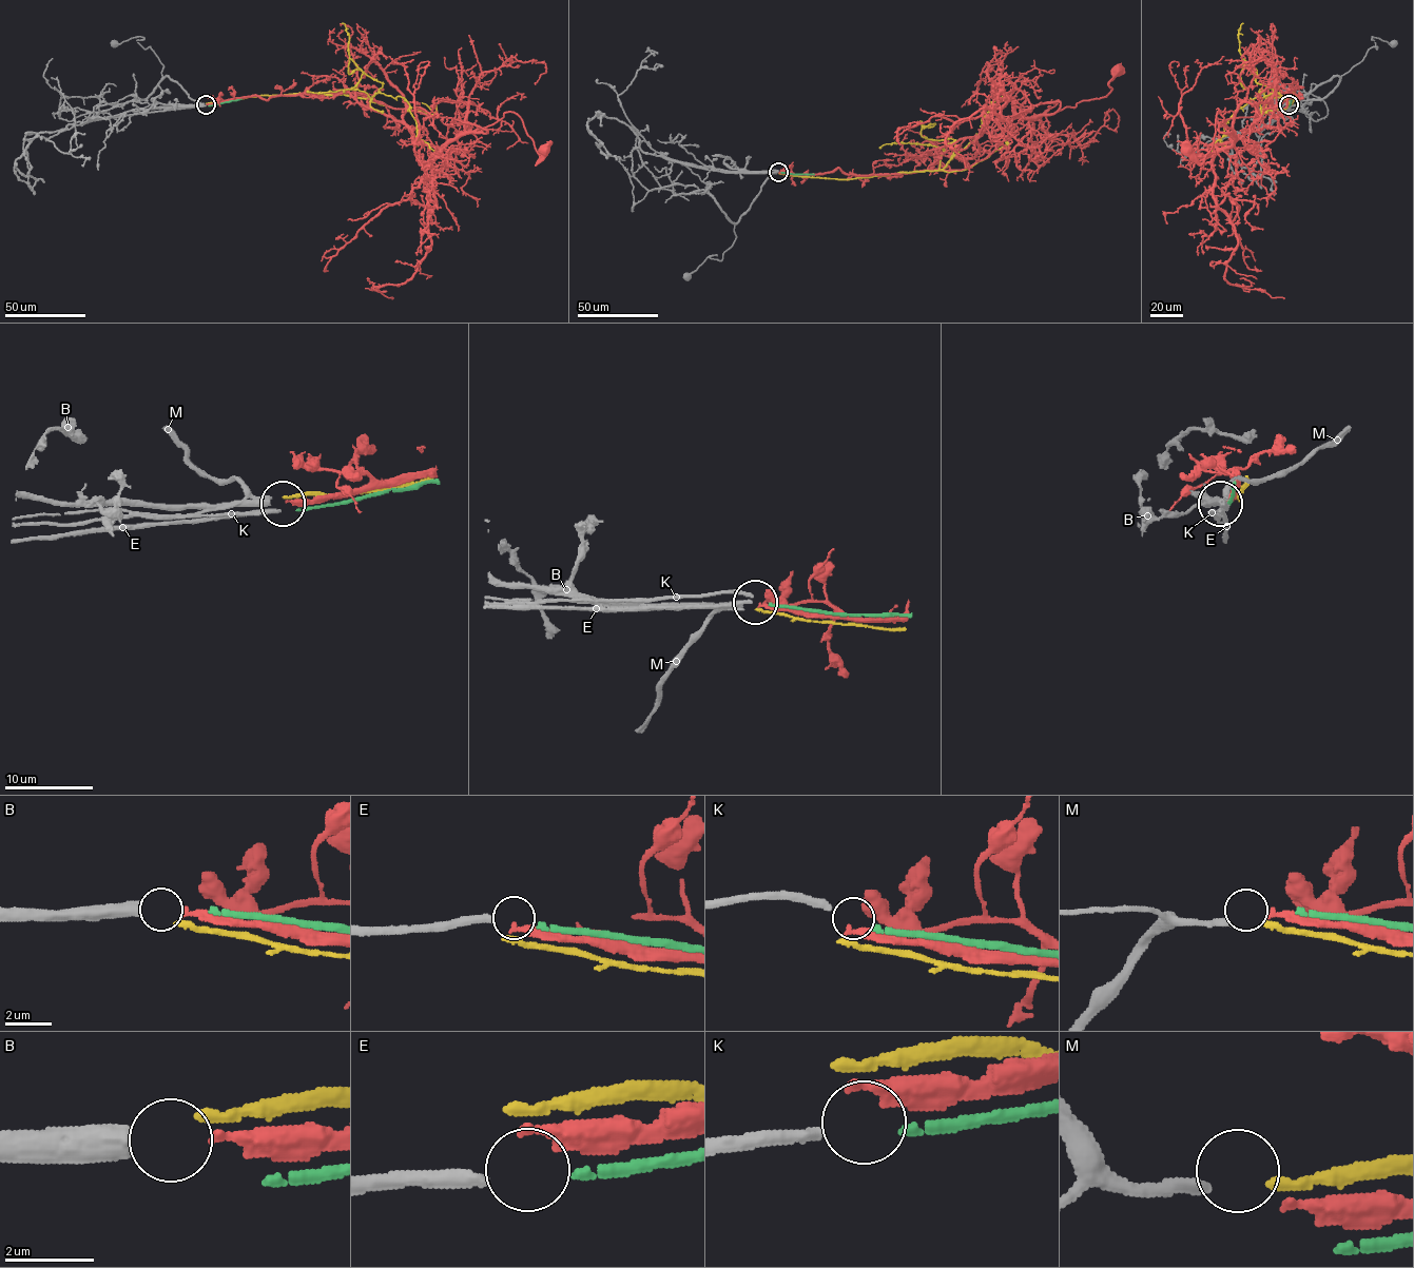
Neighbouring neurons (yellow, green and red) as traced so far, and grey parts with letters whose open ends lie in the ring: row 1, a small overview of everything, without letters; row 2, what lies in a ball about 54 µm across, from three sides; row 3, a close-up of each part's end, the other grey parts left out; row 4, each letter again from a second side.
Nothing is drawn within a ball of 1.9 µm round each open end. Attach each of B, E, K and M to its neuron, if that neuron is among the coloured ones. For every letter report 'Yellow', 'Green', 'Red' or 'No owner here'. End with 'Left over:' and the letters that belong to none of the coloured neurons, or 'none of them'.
B: Red
E: No owner here
K: Green
M: Yellow
Left over: E

